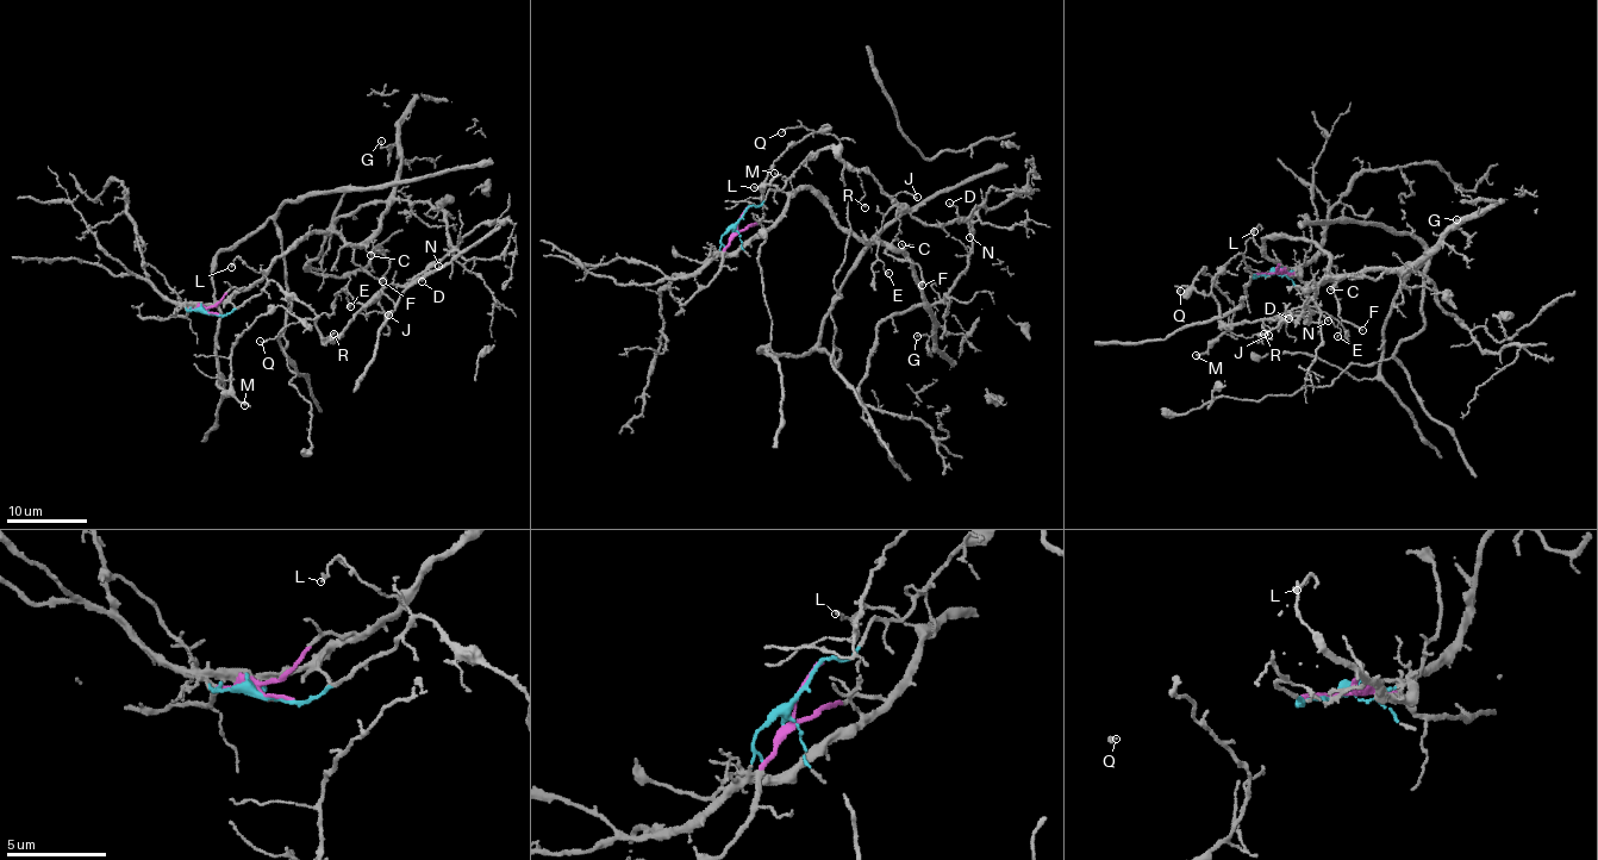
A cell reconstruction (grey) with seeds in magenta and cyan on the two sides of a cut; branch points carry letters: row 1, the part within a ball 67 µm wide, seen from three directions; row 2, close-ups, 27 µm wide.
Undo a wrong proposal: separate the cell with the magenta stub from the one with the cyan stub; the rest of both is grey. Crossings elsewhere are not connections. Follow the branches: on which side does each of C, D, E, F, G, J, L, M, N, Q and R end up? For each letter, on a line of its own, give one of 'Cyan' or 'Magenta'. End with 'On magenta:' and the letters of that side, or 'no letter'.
C: Magenta
D: Cyan
E: Cyan
F: Magenta
G: Magenta
J: Cyan
L: Magenta
M: Cyan
N: Cyan
Q: Cyan
R: Cyan
On magenta: C, F, G, L

